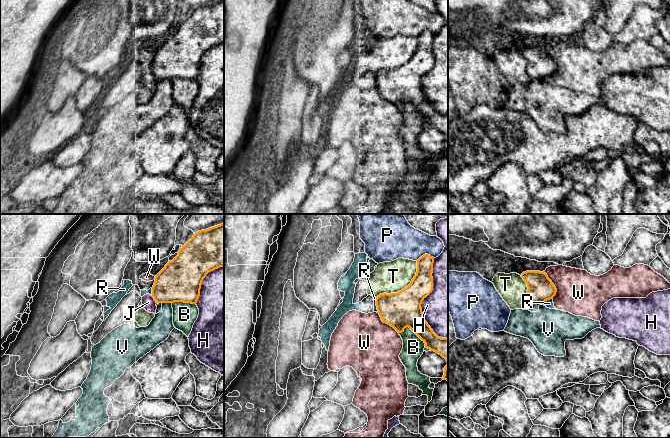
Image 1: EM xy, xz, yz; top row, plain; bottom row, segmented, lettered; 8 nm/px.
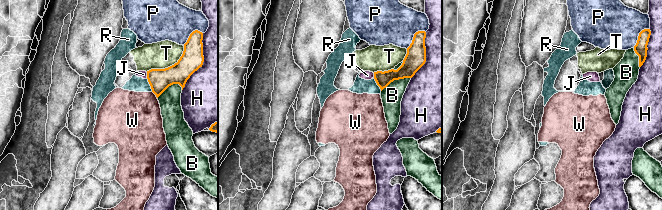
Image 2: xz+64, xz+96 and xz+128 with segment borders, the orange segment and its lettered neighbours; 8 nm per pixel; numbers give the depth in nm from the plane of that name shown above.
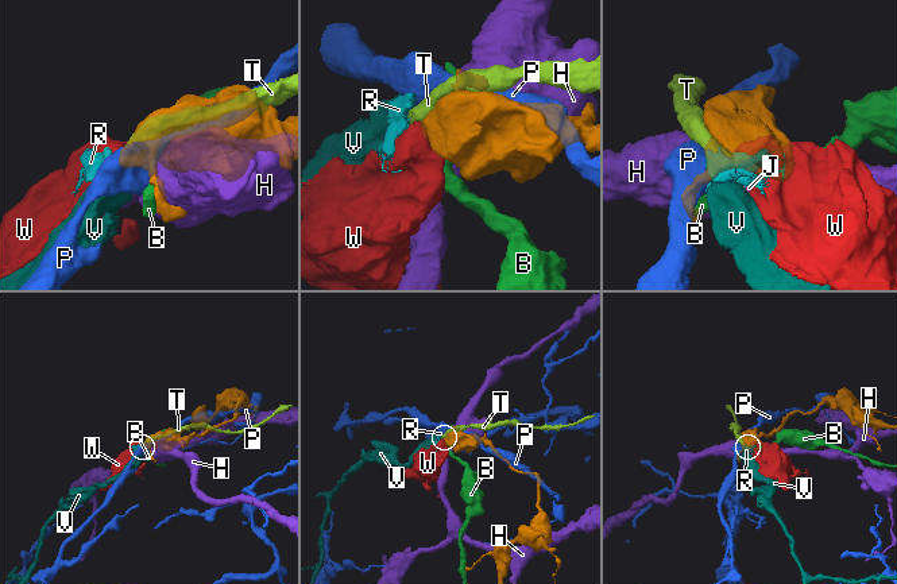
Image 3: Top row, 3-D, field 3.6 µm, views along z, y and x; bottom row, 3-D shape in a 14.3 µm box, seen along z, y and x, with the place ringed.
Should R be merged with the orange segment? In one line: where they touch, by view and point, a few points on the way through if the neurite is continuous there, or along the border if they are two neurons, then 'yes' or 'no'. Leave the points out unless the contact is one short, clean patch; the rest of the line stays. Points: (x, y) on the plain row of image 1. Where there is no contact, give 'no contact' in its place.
yz (546, 76) | no

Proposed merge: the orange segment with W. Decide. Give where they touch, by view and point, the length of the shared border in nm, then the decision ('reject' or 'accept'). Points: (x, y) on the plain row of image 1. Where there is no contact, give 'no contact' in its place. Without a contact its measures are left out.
meets orange in yz at (553, 61); contact 240 nm long; reject

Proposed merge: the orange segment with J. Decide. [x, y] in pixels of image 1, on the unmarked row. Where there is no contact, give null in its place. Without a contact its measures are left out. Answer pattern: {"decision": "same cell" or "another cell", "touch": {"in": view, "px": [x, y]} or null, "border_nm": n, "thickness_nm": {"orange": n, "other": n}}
{"decision": "another cell", "touch": {"in": "xy", "px": [154, 75]}, "border_nm": 80, "thickness_nm": {"orange": 340, "other": 110}}

